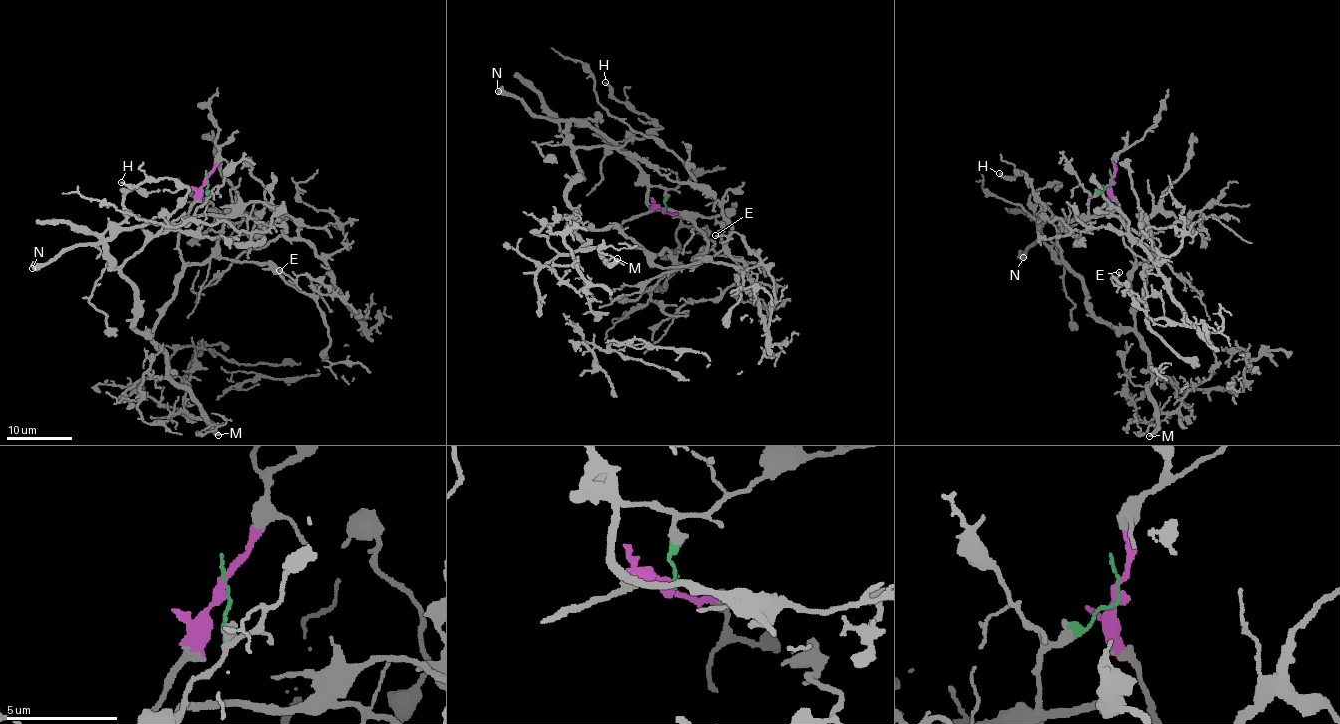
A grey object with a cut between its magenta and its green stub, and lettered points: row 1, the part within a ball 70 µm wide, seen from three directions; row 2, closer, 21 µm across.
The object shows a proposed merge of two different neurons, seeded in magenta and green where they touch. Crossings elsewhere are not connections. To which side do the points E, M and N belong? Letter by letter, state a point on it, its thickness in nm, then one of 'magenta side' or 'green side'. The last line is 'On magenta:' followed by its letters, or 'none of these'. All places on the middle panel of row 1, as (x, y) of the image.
E: (715, 235) | 110 nm | magenta side
M: (617, 258) | 400 nm | magenta side
N: (498, 91) | 480 nm | green side
On magenta: E, M

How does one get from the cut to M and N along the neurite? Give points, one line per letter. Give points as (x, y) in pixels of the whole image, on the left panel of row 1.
M: (205, 180), (180, 227), (177, 250), (183, 271), (152, 340), (166, 356), (168, 377), (187, 392), (218, 434)
N: (207, 180), (206, 201), (186, 223), (126, 227), (97, 242), (73, 245), (53, 261), (32, 269)

